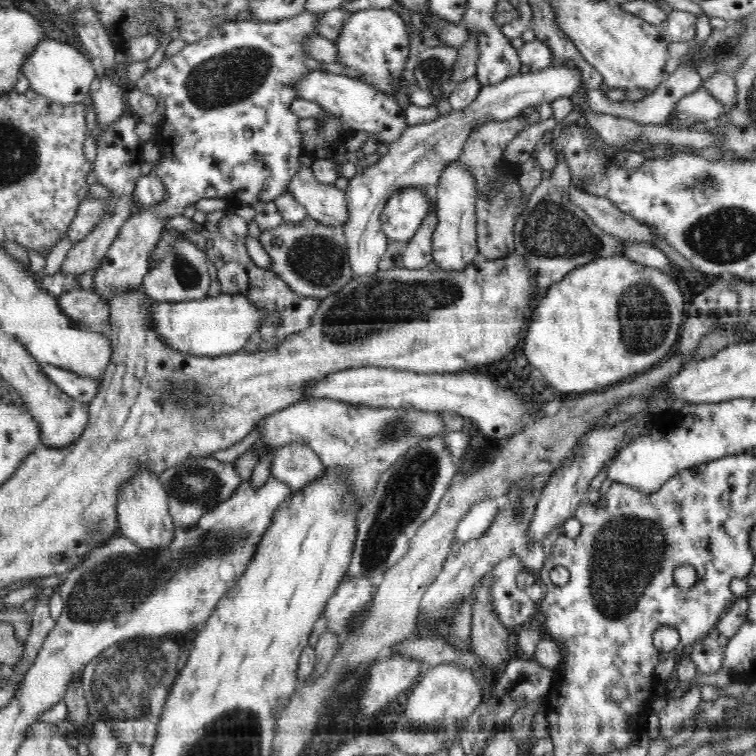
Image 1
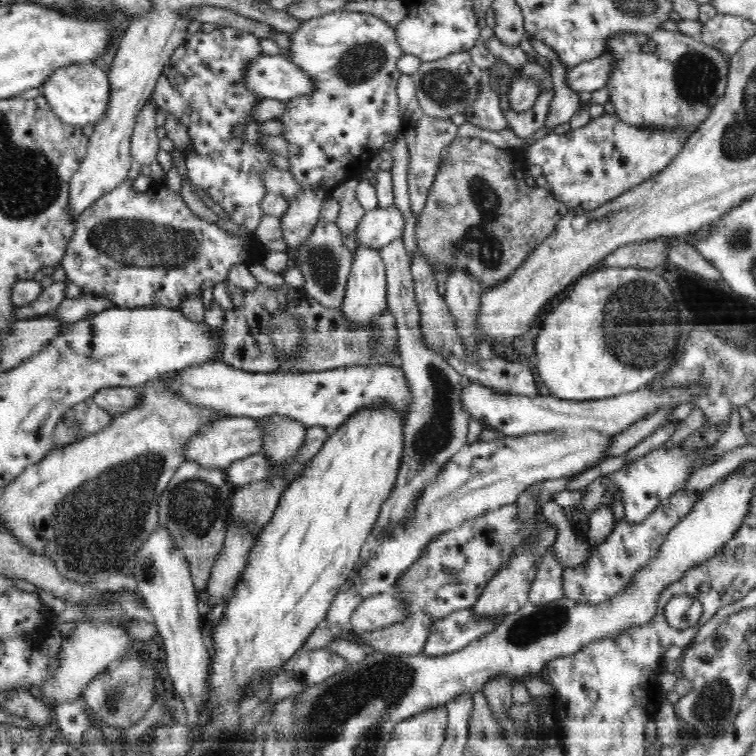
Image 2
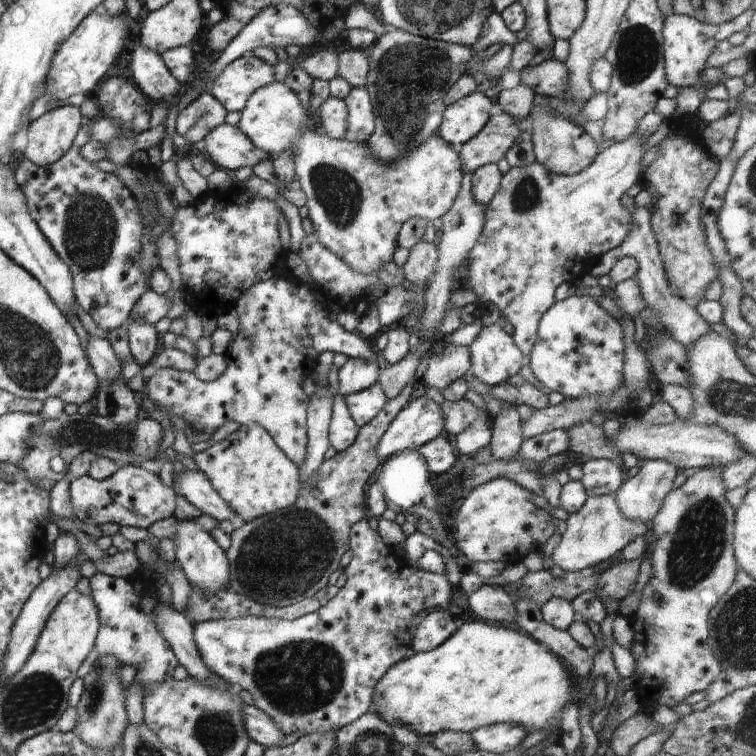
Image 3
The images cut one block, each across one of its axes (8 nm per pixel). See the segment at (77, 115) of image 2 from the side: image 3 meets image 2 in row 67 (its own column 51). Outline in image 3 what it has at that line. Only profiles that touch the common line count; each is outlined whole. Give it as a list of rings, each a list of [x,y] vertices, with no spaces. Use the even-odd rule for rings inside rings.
[[[101,9],[92,11],[84,18],[78,28],[56,50],[50,62],[50,70],[46,74],[44,95],[49,100],[60,100],[60,102],[74,94],[89,96],[124,48],[128,35],[128,19],[126,12],[125,16],[110,16]]]

